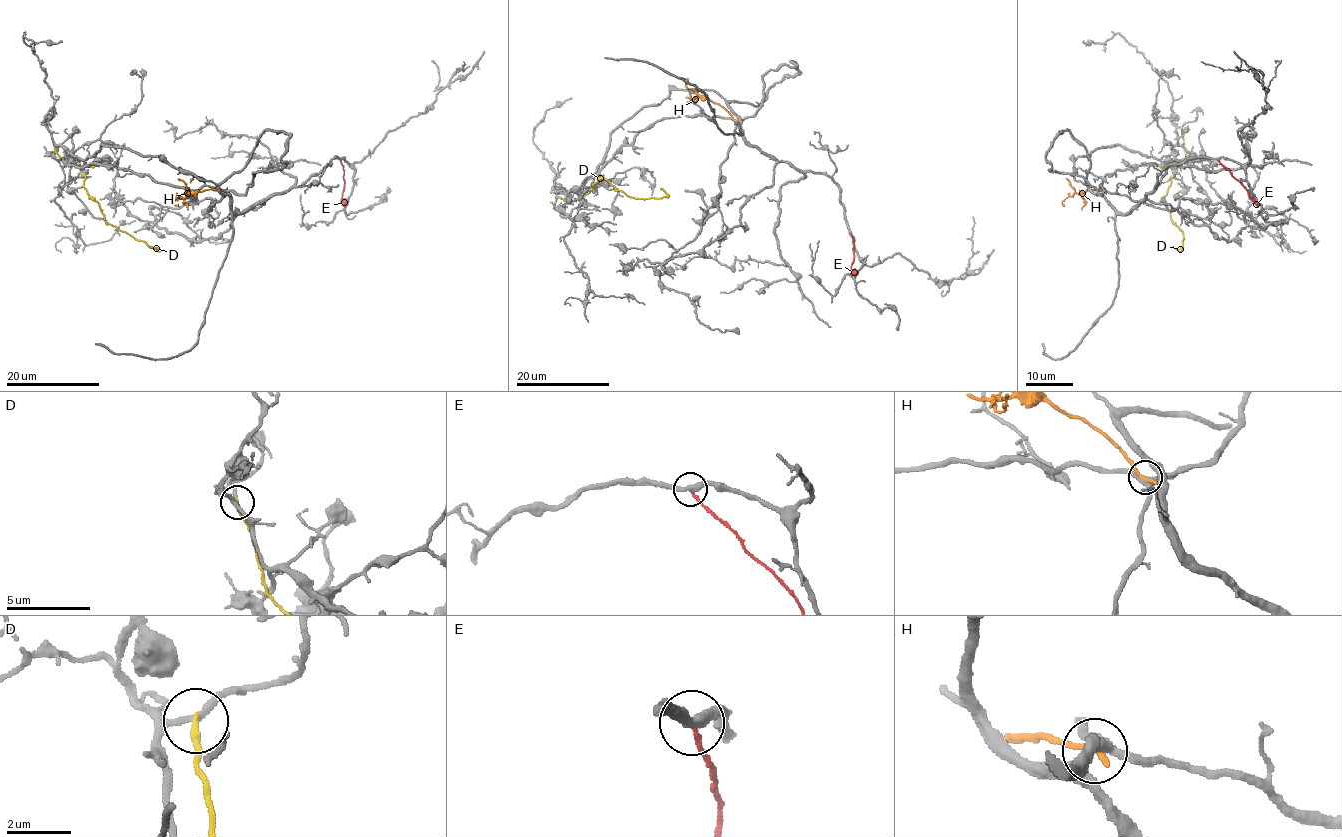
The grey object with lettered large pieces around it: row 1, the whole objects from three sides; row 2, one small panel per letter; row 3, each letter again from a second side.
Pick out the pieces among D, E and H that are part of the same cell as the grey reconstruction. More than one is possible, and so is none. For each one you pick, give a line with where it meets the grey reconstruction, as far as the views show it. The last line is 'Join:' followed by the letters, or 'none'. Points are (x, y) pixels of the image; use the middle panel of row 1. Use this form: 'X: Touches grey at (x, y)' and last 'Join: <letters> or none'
Join: none

